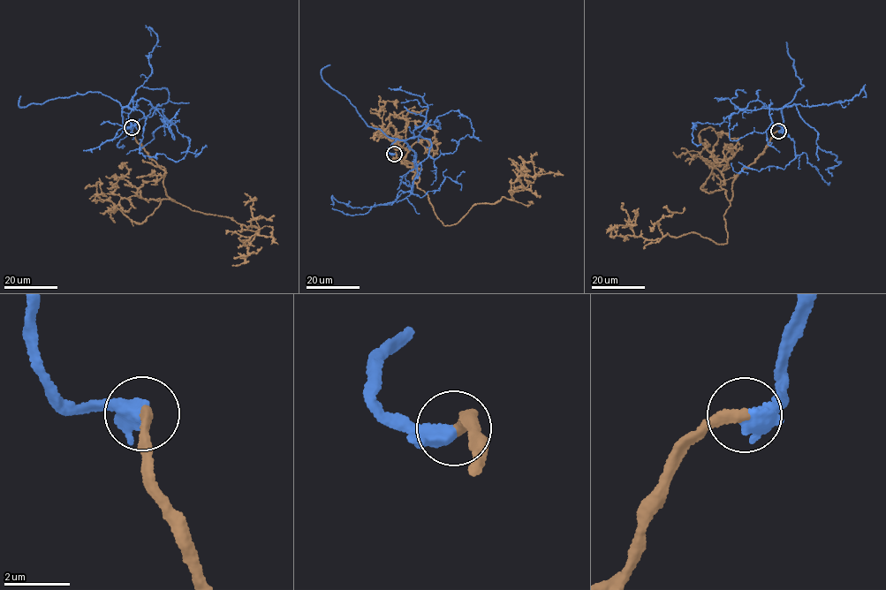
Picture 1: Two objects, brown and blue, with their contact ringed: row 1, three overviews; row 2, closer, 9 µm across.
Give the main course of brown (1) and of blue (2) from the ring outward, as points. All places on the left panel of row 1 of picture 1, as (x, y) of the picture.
1: (132, 127), (165, 169), (170, 199), (257, 227), (246, 247), (257, 233), (277, 244)
2: (132, 127), (123, 122), (122, 109), (134, 108), (142, 98), (190, 139), (187, 151), (195, 156), (197, 149)

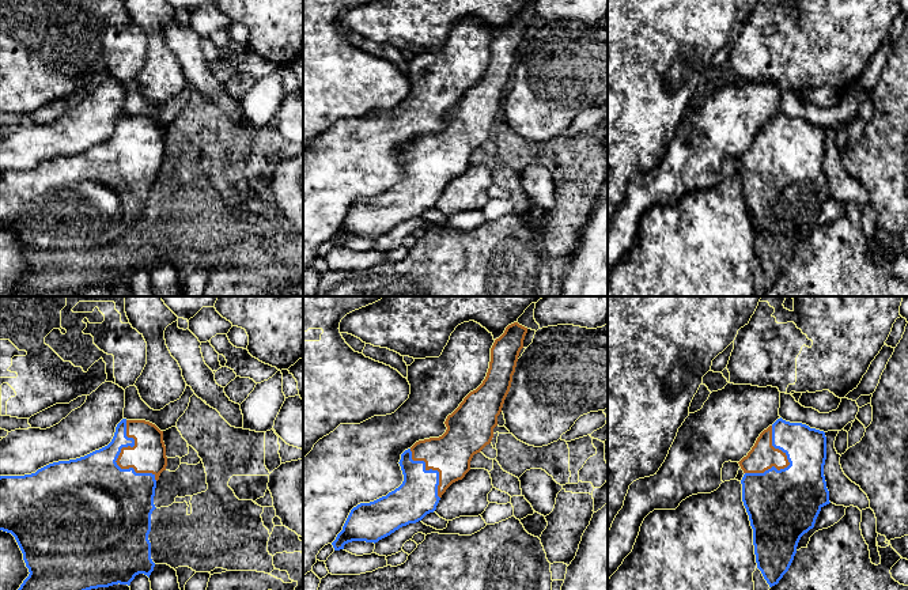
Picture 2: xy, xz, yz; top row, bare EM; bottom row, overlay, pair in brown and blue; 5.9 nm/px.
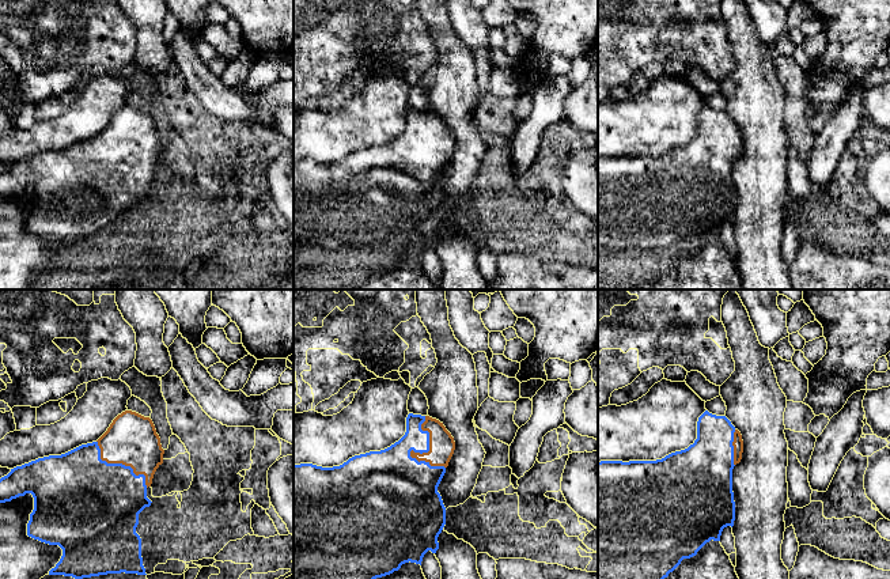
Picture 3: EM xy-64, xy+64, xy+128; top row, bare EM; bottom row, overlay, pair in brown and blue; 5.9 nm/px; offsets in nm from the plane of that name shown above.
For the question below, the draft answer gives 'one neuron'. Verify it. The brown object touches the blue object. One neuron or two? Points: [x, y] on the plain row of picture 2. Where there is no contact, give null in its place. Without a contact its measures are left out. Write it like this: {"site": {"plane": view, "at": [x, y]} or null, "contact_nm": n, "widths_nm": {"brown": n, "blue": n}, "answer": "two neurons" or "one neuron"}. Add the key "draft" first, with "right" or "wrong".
{"draft": "right", "site": {"plane": "xy", "at": [118, 152]}, "contact_nm": 400, "widths_nm": {"brown": 200, "blue": 420}, "answer": "one neuron"}

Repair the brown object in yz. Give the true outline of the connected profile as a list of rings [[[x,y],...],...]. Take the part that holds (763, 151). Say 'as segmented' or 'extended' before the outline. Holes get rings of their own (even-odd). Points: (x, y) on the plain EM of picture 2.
extended; [[[778,114],[764,125],[738,159],[744,166],[742,197],[753,224],[757,264],[769,283],[788,266],[801,232],[814,223],[821,204],[829,200],[824,171],[826,132],[802,118]]]

